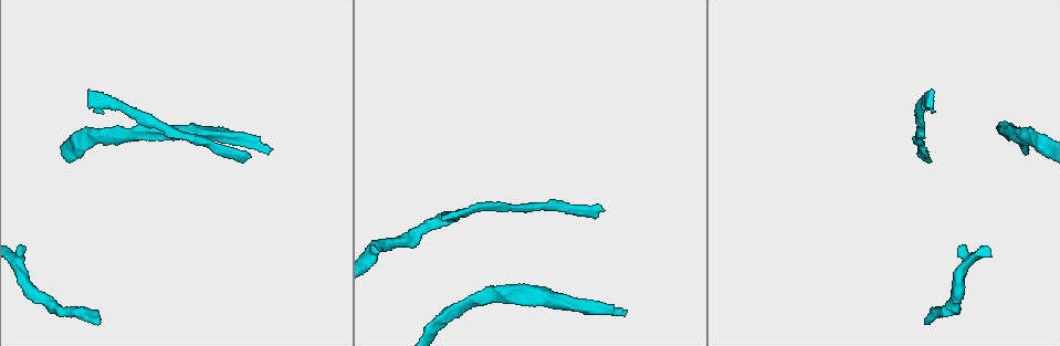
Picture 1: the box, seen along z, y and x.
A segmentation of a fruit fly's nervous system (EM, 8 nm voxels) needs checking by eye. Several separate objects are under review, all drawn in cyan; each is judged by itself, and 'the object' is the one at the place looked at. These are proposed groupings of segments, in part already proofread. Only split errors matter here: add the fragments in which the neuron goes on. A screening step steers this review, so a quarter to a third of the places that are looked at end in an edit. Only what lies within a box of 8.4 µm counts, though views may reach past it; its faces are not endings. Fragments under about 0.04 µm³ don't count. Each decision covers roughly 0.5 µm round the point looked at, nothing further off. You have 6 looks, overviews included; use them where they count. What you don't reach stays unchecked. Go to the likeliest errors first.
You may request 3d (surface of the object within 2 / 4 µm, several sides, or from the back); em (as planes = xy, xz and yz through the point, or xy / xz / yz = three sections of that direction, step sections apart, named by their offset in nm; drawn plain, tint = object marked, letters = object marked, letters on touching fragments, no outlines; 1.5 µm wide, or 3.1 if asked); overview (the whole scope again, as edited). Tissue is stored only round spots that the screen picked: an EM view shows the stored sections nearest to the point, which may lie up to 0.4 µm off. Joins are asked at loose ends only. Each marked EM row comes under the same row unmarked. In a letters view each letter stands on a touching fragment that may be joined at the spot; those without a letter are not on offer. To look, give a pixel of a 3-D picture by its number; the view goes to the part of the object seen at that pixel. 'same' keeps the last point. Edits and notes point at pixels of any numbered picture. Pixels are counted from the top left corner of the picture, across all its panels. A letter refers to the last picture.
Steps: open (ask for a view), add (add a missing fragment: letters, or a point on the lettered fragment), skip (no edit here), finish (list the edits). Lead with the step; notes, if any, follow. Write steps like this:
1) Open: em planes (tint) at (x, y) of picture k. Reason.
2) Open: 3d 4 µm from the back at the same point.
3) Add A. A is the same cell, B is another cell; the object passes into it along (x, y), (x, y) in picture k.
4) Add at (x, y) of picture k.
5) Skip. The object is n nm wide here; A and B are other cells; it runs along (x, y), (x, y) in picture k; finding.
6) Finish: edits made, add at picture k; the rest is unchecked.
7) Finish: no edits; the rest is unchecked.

Open: em xz step 8 (letters) at (97, 321) of picture 1. Free end.

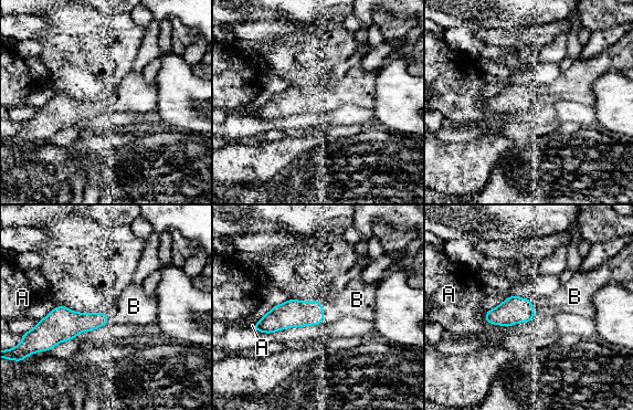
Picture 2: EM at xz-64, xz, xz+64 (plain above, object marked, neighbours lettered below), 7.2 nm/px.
Open: em xy step 8 (letters) at the same point. Another direction.

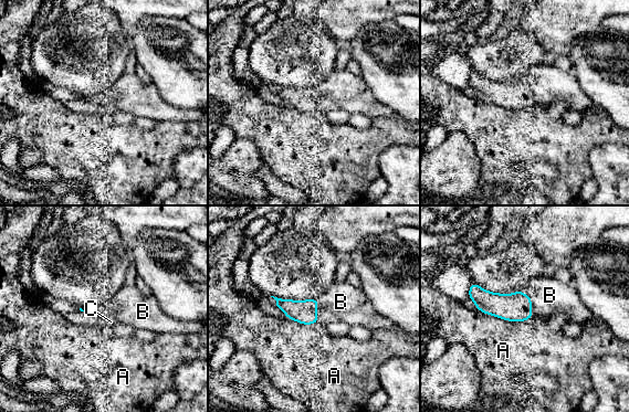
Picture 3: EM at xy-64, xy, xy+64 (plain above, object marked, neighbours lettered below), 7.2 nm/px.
Add at (549, 295) of picture 3. B is the same cell, A and C are other cells; it goes on there.

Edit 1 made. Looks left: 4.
Open: em planes (letters) at (1027, 147) of picture 1.

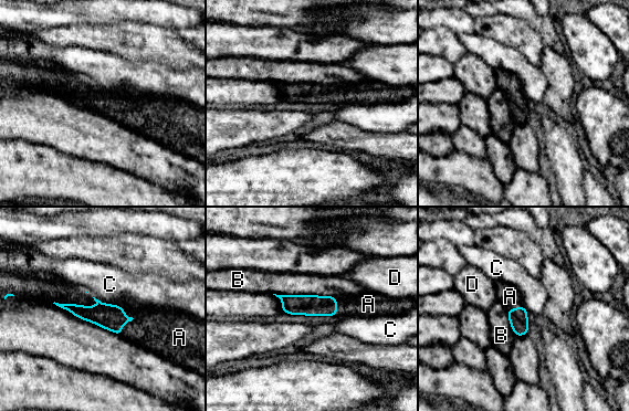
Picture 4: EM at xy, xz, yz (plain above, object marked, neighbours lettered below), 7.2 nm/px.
Add at (164, 330) of picture 4. The object is 110 nm wide here; A is the same cell, B, C and D are other cells; the object passes into it along (112, 317), (132, 319), (164, 330) in picture 4; it goes on there.

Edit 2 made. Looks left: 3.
Open: em xz step 4 (letters) at (924, 157) of picture 1. Thin end.

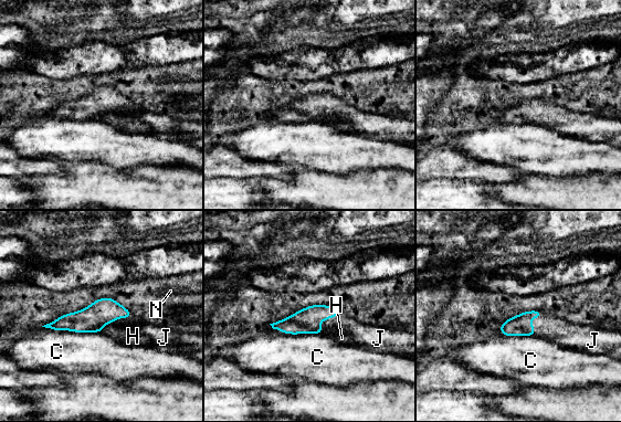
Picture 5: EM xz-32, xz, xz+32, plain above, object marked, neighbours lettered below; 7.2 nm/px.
Open: em planes (letters) at the same point. Another direction.

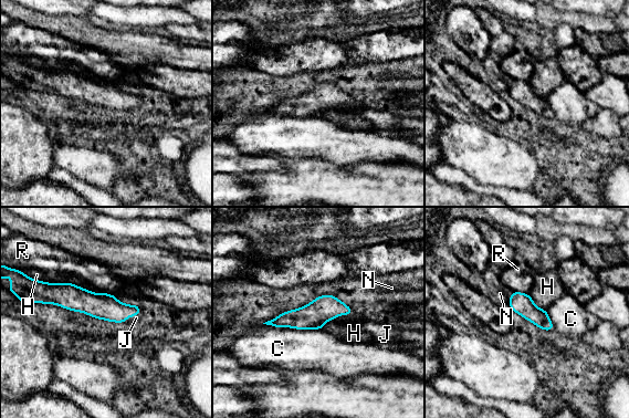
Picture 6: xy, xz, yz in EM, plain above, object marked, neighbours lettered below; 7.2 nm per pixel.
Add at (373, 328) of picture 6. The object is 160 nm wide here; the longest contact is with H, 480 nm; J is the same cell, C, H, N and R are other cells; it goes on there.

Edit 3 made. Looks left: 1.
Finish: edits made, add at picture 3, add at picture 4, add at picture 6; the rest is unchecked.

